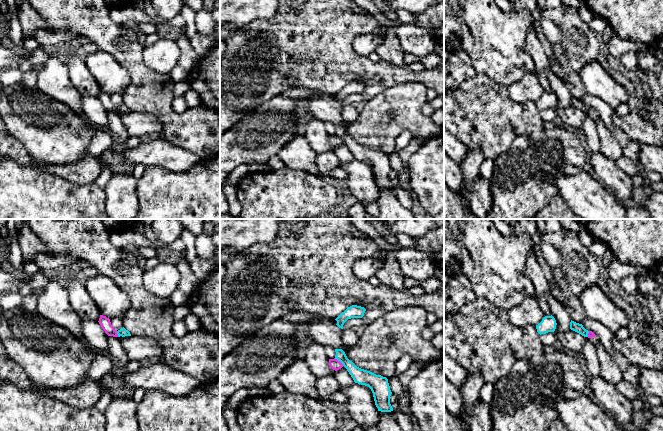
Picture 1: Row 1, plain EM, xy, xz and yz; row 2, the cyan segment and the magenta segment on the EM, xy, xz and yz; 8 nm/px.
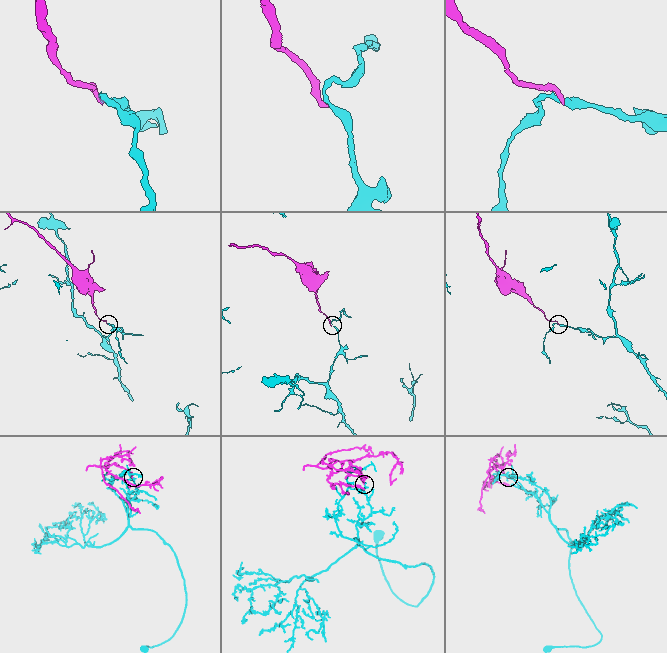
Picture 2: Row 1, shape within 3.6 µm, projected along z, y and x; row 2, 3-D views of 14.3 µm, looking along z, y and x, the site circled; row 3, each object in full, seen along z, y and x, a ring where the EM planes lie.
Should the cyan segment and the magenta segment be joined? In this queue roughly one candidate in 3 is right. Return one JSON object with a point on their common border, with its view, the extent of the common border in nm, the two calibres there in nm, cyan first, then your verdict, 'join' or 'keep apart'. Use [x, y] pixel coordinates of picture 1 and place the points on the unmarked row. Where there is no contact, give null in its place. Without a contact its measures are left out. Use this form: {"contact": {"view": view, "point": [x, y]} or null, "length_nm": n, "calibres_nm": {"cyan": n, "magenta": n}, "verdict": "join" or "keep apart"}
{"contact": {"view": "xz", "point": [339, 136]}, "length_nm": 100, "calibres_nm": {"cyan": 120, "magenta": 80}, "verdict": "keep apart"}

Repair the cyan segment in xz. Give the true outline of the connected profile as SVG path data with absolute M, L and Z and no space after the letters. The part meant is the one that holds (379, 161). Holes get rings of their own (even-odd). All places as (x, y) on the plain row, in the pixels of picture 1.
M335 125L335 128L335 135L343 140L353 154L354 158L368 162L371 165L378 187L393 187L393 184L390 180L390 172L392 168L390 166L388 155L355 142L354 139L347 134L342 125Z

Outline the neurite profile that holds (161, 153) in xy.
M158 138L125 150L120 154L120 161L132 166L142 164L145 167L159 167L181 173L189 171L200 158L167 139Z

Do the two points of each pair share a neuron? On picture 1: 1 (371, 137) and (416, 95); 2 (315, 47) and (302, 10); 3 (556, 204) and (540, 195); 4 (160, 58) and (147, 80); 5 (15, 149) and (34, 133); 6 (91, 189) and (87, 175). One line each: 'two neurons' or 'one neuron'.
1: one neuron
2: one neuron
3: two neurons
4: two neurons
5: two neurons
6: two neurons

